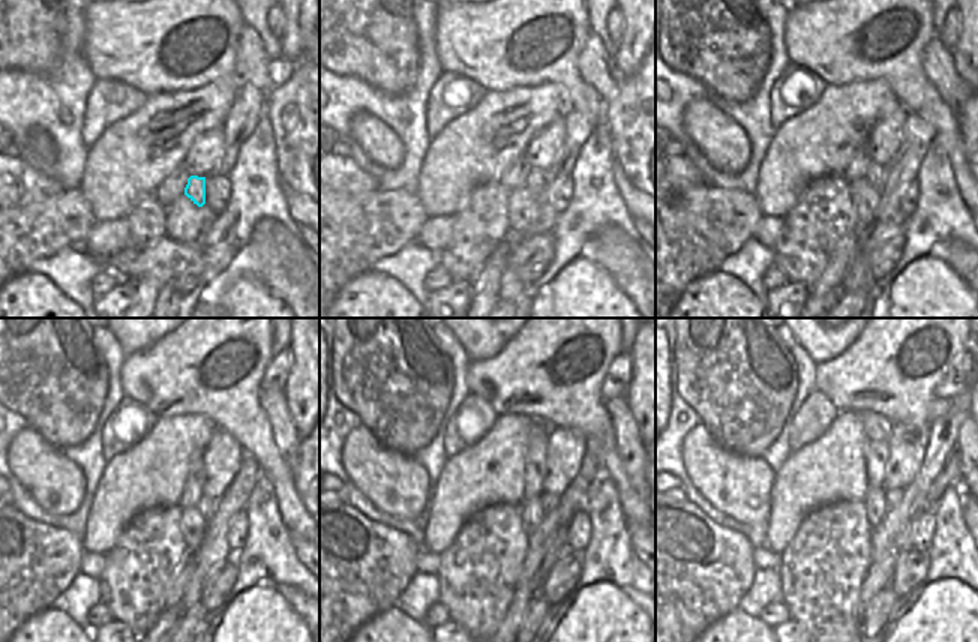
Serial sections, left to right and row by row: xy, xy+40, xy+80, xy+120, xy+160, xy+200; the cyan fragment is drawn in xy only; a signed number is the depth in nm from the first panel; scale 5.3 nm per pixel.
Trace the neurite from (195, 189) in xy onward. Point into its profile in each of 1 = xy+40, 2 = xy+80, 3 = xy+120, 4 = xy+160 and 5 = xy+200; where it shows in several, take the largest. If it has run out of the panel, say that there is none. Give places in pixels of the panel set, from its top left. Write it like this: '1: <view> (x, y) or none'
1: xy+40 (537, 180)
2: xy+80 (875, 176)
3: xy+120 (207, 506)
4: xy+160 (549, 503)
5: xy+200 (893, 498)

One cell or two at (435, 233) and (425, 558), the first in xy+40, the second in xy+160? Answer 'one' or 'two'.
one

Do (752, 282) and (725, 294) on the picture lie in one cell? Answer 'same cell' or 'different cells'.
different cells

